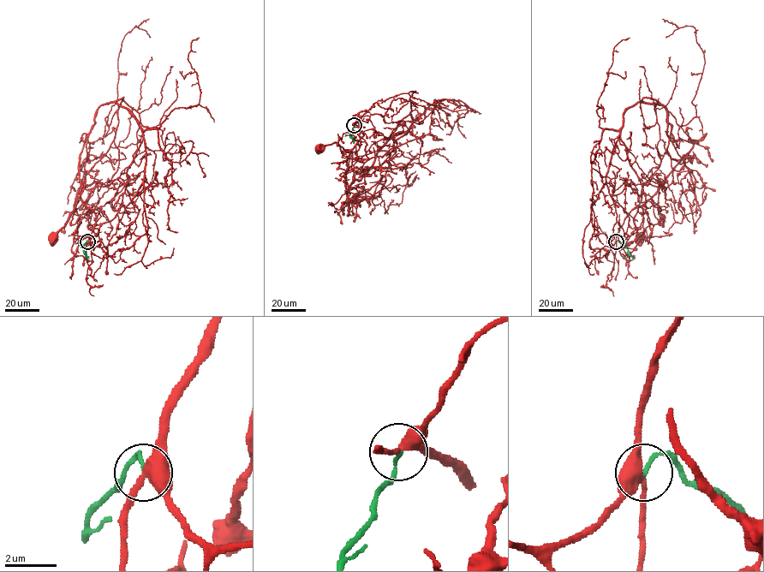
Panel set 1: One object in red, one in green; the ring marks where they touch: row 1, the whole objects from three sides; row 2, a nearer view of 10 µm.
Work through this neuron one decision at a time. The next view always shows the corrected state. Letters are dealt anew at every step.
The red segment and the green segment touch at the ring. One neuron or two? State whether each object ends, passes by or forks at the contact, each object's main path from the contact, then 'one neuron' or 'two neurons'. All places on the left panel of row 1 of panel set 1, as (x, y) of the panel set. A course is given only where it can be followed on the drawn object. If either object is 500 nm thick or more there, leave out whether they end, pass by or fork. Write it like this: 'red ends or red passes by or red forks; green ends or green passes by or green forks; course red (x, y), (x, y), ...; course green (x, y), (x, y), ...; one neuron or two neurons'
red forks; green ends; course red (87, 241), (96, 216), (80, 196), (85, 134), (80, 142), (88, 134), (85, 184), (69, 218), (50, 236); course green (87, 241), (83, 248), (87, 259); two neurons

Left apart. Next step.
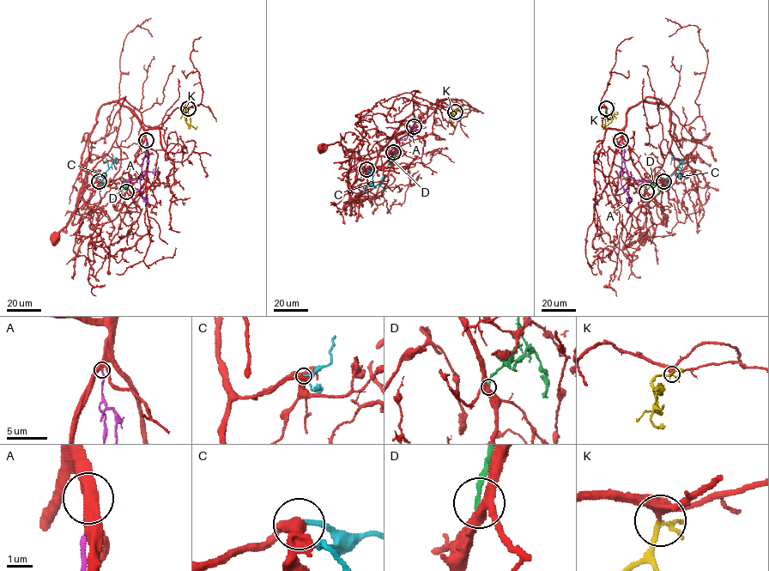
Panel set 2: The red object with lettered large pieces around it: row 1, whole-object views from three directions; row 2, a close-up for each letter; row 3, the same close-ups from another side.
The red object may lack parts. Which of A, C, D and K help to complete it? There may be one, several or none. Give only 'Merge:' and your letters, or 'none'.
Merge: K

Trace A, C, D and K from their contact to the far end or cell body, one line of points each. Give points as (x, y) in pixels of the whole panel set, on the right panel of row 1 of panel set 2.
A: (621, 140), (621, 184), (629, 197), (627, 207)
C: (663, 181), (681, 169), (679, 161), (674, 158), (670, 164)
D: (646, 191), (656, 184), (658, 193)
K: (606, 108), (606, 112), (613, 114), (614, 118), (602, 129)

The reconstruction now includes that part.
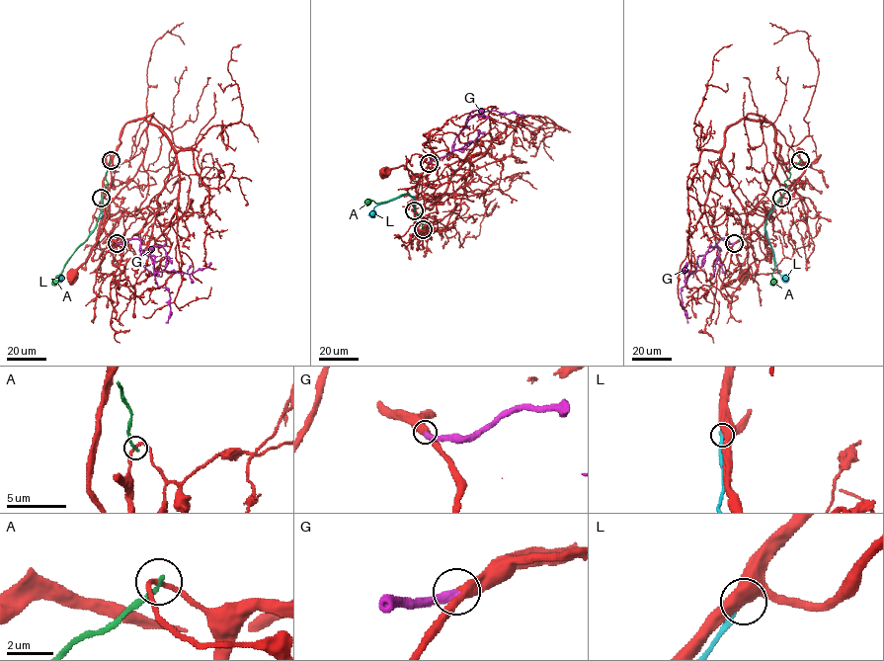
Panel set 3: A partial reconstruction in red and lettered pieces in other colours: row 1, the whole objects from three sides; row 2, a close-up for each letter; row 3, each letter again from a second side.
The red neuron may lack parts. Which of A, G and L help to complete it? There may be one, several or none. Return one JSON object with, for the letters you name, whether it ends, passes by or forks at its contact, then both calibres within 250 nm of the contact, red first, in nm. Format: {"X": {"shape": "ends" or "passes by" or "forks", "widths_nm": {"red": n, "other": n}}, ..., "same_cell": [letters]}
{"G": {"shape": "ends", "widths_nm": {"red": 320, "other": 360}}, "same_cell": ["G"]}

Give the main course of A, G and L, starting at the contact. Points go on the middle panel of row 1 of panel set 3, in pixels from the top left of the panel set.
A: (423, 228), (418, 218), (420, 213), (416, 214), (414, 199), (408, 193), (386, 202), (365, 203)
G: (429, 162), (451, 151), (455, 137), (467, 126), (469, 120), (479, 113), (497, 111), (523, 116)
L: (414, 210), (415, 198), (407, 194), (377, 206), (370, 212), (371, 216)

